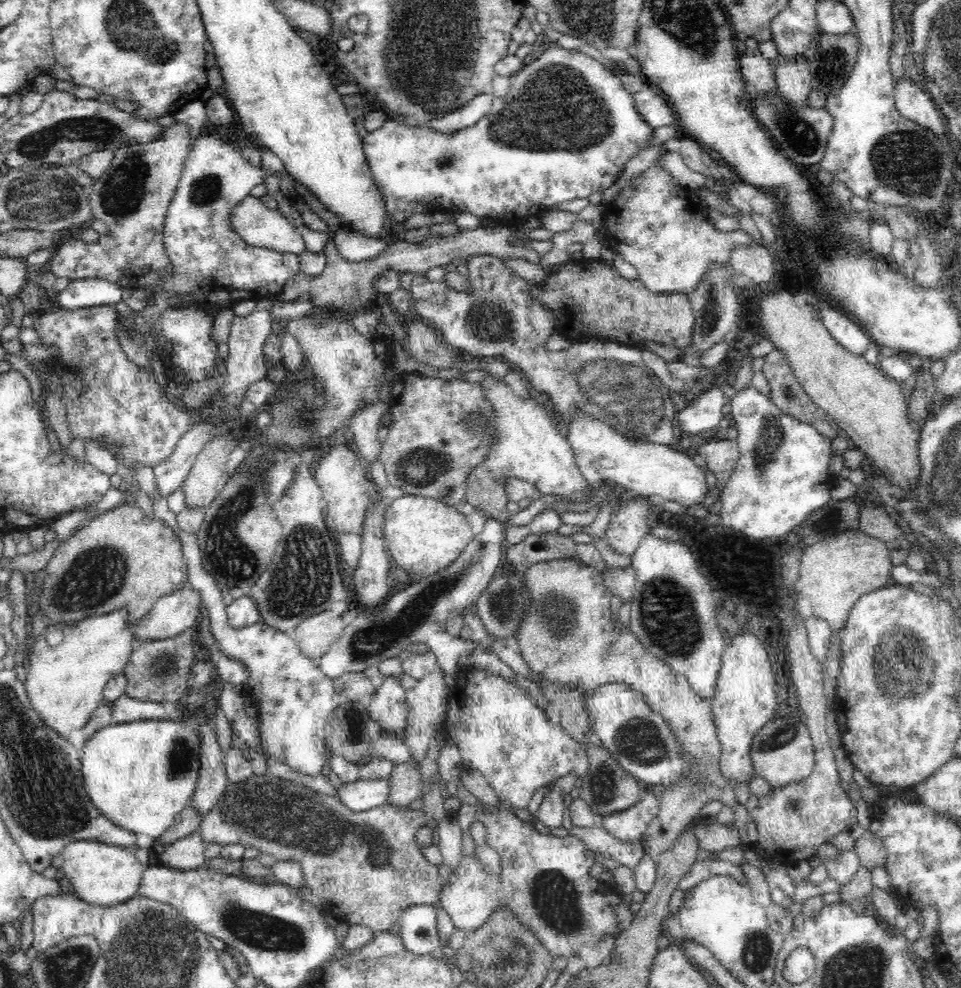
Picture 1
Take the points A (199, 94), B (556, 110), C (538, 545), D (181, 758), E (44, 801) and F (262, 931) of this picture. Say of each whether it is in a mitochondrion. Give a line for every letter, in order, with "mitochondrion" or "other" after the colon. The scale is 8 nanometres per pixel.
A: other
B: mitochondrion
C: other
D: mitochondrion
E: mitochondrion
F: mitochondrion

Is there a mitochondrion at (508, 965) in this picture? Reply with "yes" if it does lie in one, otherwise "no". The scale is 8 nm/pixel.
yes

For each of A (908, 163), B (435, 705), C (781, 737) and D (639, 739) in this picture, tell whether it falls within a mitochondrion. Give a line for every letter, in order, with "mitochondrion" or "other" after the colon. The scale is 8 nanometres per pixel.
A: mitochondrion
B: other
C: mitochondrion
D: mitochondrion

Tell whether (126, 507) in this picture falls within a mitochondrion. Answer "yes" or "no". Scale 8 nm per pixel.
no

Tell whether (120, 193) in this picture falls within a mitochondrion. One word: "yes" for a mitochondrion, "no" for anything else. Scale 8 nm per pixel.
yes

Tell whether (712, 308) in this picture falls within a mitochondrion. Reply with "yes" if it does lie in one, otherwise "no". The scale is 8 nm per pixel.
yes

